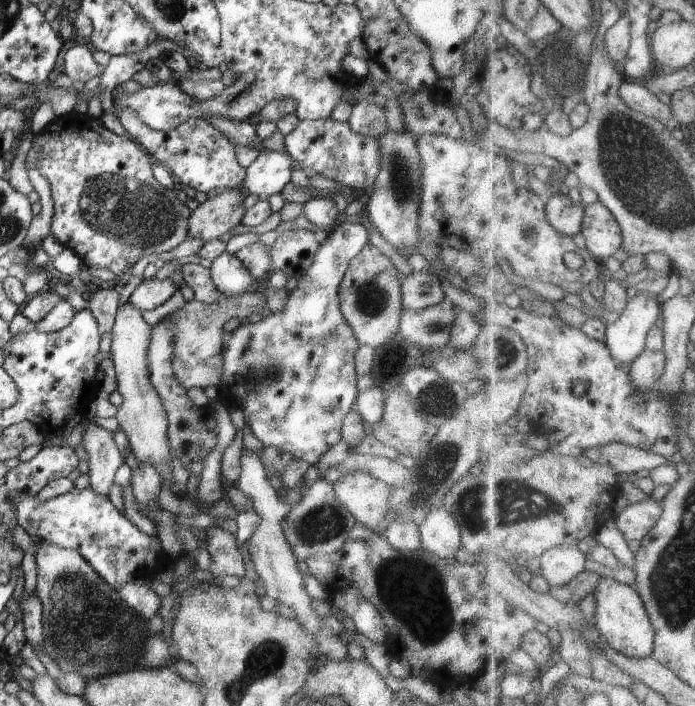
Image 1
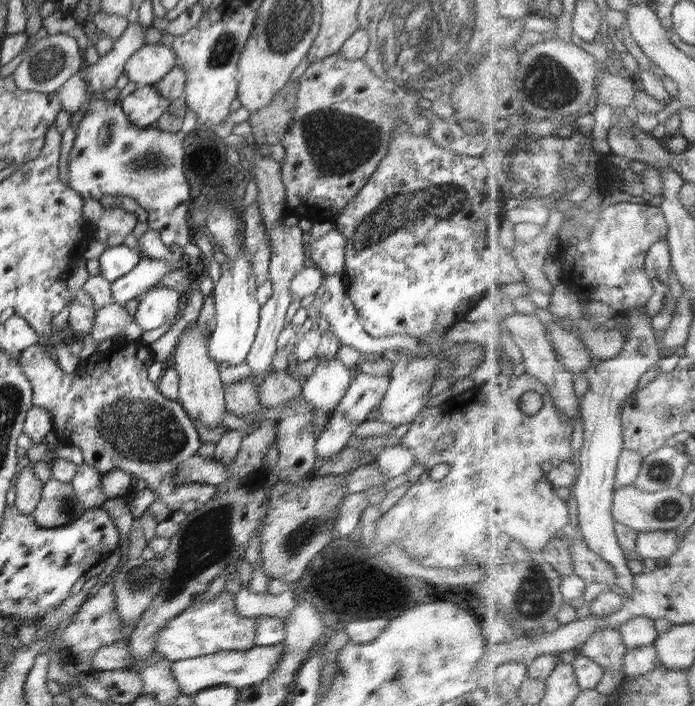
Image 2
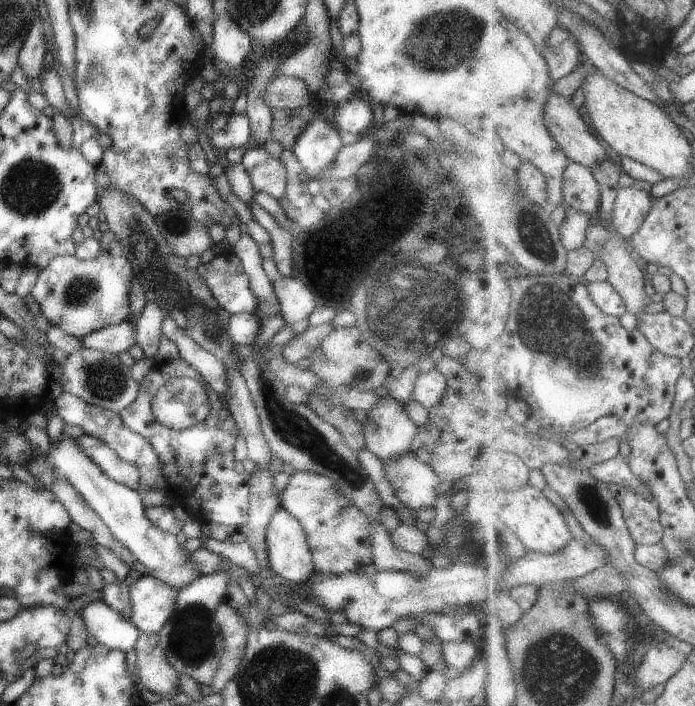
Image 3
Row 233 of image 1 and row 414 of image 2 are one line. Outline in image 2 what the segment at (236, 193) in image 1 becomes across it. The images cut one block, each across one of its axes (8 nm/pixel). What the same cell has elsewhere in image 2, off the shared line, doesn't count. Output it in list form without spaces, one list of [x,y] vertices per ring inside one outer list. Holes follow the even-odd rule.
[[[197,324],[194,329],[182,332],[179,337],[176,354],[170,359],[170,365],[178,373],[179,401],[191,420],[202,422],[212,429],[220,424],[227,413],[224,398],[225,385],[220,381],[218,364],[207,354],[207,340],[204,339]]]

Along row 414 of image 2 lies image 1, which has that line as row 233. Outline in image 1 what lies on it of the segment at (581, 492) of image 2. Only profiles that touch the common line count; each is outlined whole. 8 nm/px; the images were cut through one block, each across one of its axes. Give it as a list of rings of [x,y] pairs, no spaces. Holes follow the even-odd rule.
[[[601,201],[587,206],[583,235],[587,248],[603,263],[625,245],[623,227],[612,210]]]

